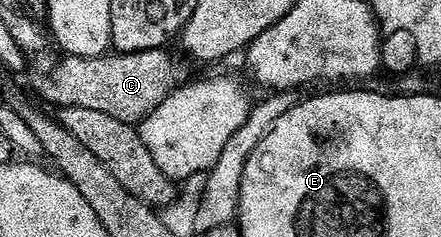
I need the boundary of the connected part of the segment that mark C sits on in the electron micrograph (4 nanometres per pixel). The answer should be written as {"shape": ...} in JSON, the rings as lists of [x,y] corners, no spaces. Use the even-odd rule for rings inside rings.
{"shape":[[[170,50],[139,51],[136,55],[108,53],[102,59],[82,59],[67,55],[39,83],[44,104],[53,103],[57,109],[98,109],[117,121],[142,124],[174,91],[188,82],[187,71],[170,55]]]}

